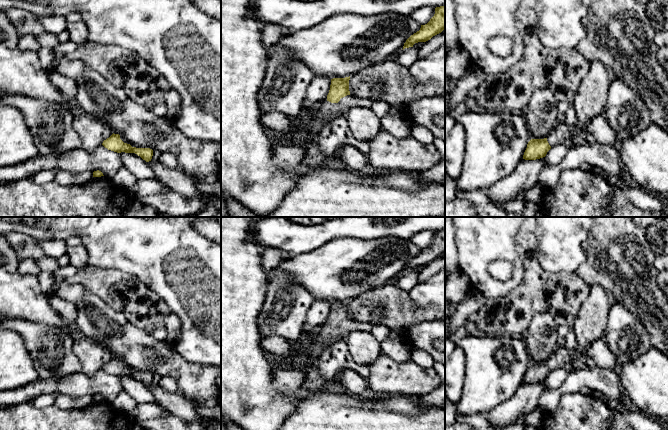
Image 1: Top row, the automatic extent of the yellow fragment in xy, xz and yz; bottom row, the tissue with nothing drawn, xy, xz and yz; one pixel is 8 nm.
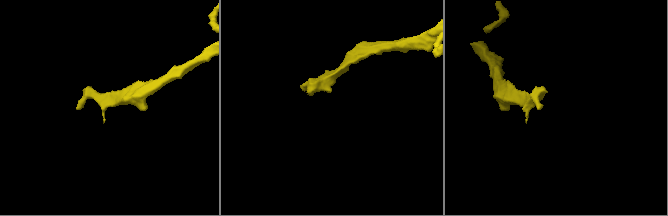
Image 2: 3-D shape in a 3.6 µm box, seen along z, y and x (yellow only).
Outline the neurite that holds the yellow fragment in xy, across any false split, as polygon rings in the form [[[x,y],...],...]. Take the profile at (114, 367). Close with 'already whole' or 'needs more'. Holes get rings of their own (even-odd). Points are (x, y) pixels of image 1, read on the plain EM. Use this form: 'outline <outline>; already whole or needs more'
outline [[[112,358],[109,362],[103,365],[102,369],[108,374],[121,377],[135,377],[146,386],[151,385],[153,374],[150,372],[139,372],[130,368],[123,360]]]; needs more

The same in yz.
outline [[[561,343],[551,357],[544,363],[531,363],[524,376],[523,383],[536,384],[546,380],[555,369],[559,369],[570,361],[569,353]]]; needs more

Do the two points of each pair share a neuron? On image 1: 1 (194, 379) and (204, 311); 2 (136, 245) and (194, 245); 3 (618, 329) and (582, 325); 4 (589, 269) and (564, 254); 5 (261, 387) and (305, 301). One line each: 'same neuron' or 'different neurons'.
1: different neurons
2: same neuron
3: different neurons
4: different neurons
5: different neurons

